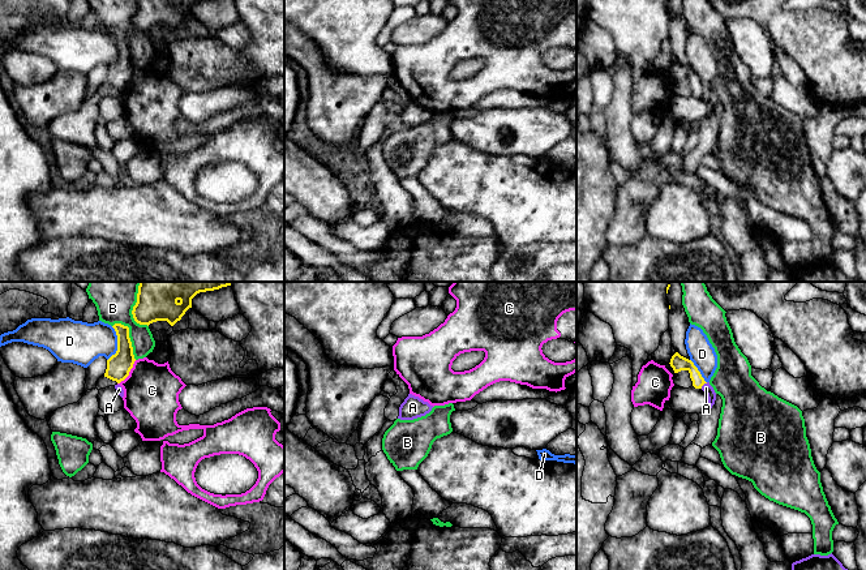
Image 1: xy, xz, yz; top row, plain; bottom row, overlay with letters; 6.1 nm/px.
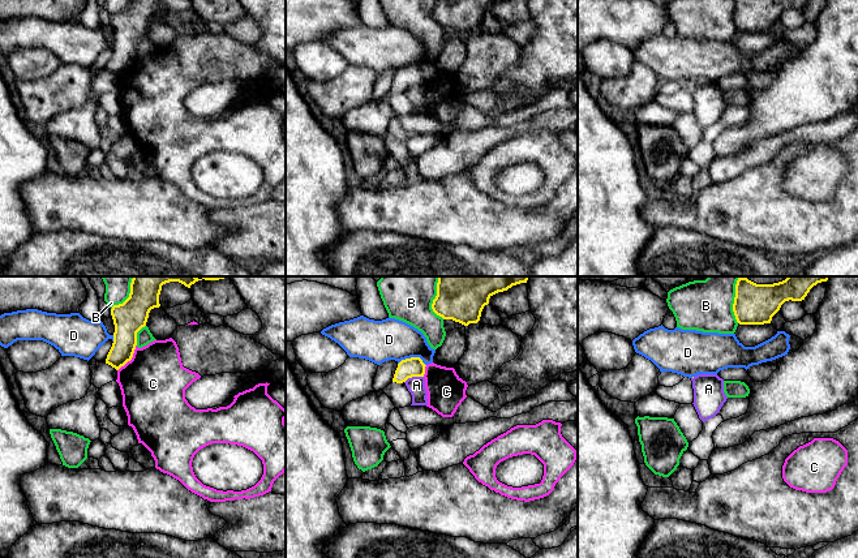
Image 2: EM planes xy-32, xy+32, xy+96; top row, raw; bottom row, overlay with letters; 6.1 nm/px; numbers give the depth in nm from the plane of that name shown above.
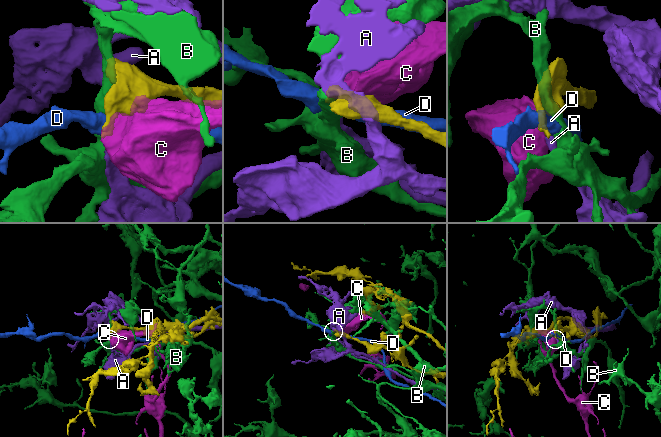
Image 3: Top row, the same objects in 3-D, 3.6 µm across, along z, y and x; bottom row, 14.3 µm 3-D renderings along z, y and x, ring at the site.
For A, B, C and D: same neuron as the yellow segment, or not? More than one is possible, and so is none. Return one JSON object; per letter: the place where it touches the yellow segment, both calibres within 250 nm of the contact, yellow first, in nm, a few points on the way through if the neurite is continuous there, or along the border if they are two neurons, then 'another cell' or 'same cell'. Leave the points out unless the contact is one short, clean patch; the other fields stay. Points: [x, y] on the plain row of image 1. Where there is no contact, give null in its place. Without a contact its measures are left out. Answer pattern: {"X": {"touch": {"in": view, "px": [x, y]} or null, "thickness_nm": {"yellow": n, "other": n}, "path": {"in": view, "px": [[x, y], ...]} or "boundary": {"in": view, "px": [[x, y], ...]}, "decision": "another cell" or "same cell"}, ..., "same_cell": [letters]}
{"A": {"touch": {"in": "yz", "px": [703, 91]}, "thickness_nm": {"yellow": 100, "other": 60}, "boundary": {"in": "yz", "px": [[707, 90], [701, 95]]}, "decision": "another cell"}, "B": {"touch": {"in": "xy", "px": [128, 44]}, "thickness_nm": {"yellow": 150, "other": 190}, "decision": "another cell"}, "C": {"touch": {"in": "xy", "px": [128, 81]}, "thickness_nm": {"yellow": 150, "other": 340}, "boundary": {"in": "xy", "px": [[136, 68], [129, 81], [118, 91]]}, "decision": "another cell"}, "D": {"touch": {"in": "xy", "px": [118, 51]}, "thickness_nm": {"yellow": 150, "other": 260}, "decision": "another cell"}, "same_cell": []}

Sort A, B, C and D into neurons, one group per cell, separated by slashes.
A / B / C / D

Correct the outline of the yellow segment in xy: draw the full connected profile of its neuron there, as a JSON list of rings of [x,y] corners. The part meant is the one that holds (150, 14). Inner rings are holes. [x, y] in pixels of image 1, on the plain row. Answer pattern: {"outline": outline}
{"outline": [[[138,0],[133,26],[140,33],[167,29],[173,34],[192,16],[192,7],[197,1],[200,0]]]}

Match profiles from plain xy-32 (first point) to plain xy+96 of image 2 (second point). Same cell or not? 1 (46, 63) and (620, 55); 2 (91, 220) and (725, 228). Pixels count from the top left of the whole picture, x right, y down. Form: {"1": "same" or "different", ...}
{"1": "same", "2": "same"}

